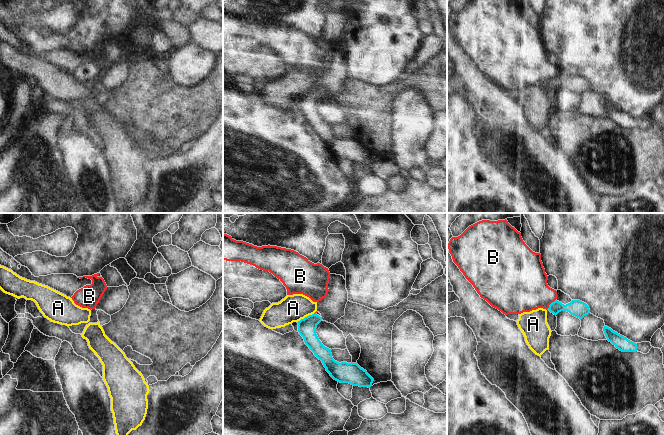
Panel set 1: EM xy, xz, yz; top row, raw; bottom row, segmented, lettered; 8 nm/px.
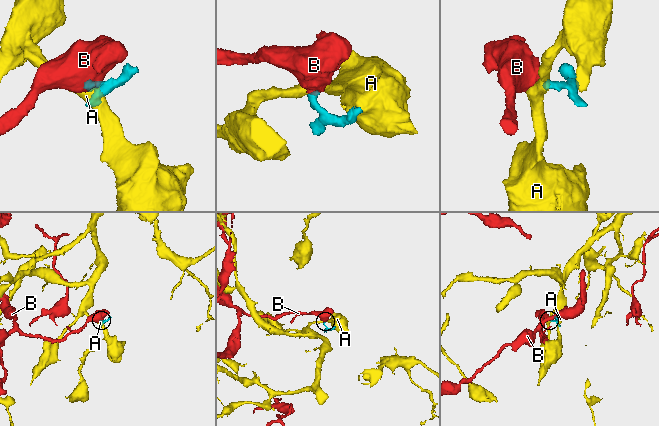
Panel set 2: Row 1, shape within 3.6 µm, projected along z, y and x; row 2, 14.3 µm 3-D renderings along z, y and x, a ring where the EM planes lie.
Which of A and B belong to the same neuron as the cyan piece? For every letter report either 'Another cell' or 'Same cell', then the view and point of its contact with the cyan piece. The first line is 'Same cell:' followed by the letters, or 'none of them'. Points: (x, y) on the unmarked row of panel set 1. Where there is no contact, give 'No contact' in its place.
Same cell: none of them
A: Another cell. Touches cyan at xz (305, 93)
B: Another cell. Touches cyan at yz (550, 80).

